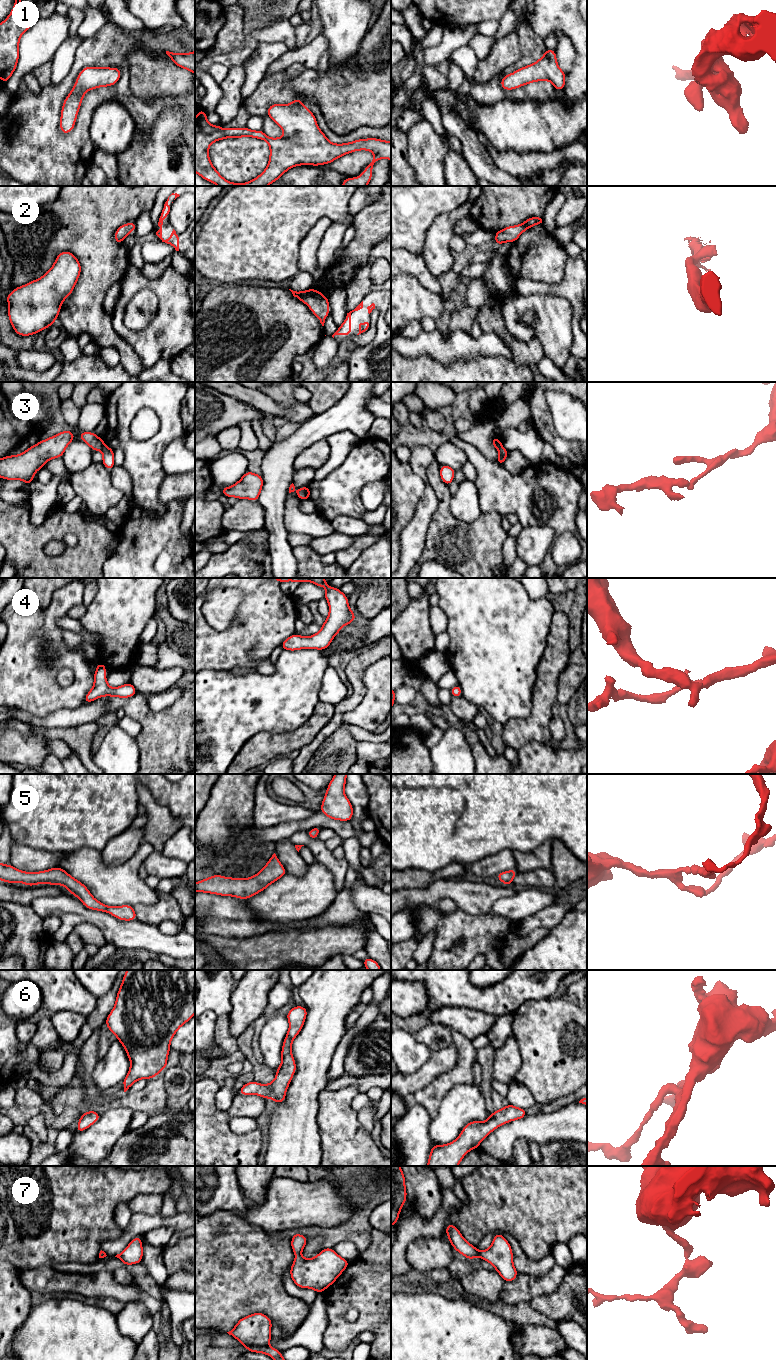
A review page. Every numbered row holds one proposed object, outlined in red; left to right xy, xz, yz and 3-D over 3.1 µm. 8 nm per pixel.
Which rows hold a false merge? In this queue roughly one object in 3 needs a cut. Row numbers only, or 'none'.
3

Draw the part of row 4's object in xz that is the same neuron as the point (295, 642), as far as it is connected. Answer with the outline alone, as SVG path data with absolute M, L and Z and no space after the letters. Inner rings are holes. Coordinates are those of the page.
M273 578L278 582L294 581L294 582L312 582L313 584L325 587L324 598L329 603L329 615L322 625L321 630L312 636L303 637L293 634L280 645L283 650L299 650L313 648L318 650L326 649L335 635L340 632L341 628L347 624L351 624L356 617L348 604L347 595L343 594L339 588L329 587L329 582L323 578Z

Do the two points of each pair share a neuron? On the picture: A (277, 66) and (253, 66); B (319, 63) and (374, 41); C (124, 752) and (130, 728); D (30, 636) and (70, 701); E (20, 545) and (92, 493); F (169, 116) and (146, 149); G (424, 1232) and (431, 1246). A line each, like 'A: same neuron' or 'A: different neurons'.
A: different neurons
B: different neurons
C: different neurons
D: same neuron
E: different neurons
F: same neuron
G: different neurons

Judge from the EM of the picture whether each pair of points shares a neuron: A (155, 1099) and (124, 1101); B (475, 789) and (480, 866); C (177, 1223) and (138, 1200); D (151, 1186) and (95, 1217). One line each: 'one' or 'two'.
A: one
B: two
C: two
D: one

